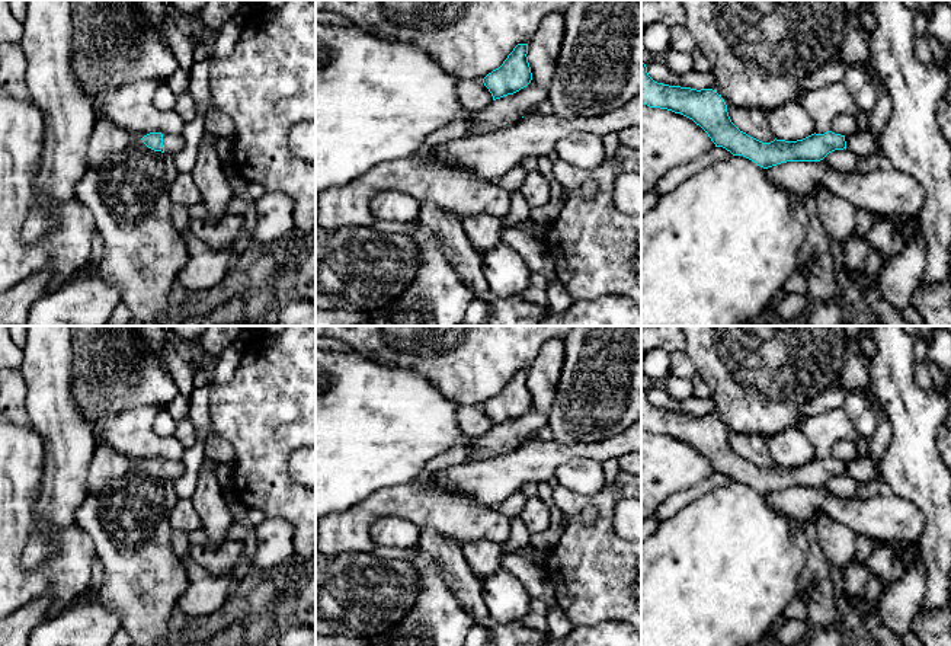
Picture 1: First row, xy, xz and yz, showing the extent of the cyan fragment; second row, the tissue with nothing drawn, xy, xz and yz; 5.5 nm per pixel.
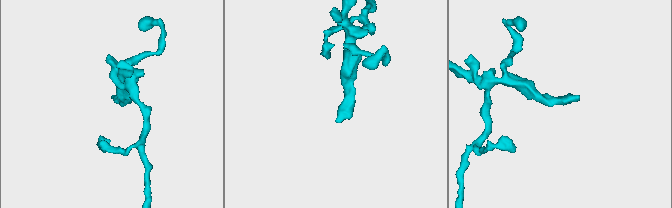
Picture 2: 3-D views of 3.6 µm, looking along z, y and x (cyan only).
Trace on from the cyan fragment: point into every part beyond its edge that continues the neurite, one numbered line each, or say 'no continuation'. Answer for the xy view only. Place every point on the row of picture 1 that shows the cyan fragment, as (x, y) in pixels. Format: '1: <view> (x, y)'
1: xy (173, 144)

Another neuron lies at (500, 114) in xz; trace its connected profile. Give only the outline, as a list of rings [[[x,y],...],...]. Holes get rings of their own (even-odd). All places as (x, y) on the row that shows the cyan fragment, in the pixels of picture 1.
[[[531,80],[519,92],[496,99],[480,113],[465,118],[467,135],[483,135],[510,128],[547,99],[548,90]]]

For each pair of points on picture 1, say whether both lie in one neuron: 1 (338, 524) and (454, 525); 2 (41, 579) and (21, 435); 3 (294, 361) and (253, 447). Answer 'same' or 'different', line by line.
1: same
2: same
3: same

